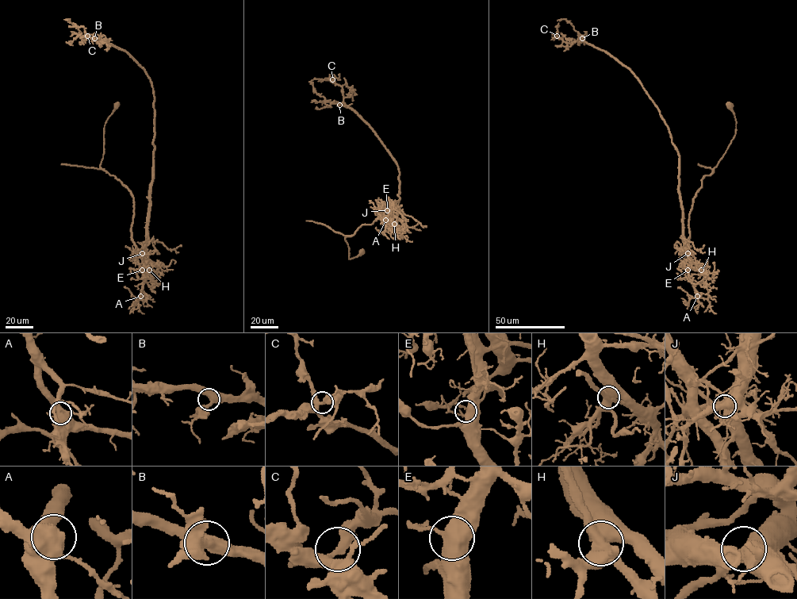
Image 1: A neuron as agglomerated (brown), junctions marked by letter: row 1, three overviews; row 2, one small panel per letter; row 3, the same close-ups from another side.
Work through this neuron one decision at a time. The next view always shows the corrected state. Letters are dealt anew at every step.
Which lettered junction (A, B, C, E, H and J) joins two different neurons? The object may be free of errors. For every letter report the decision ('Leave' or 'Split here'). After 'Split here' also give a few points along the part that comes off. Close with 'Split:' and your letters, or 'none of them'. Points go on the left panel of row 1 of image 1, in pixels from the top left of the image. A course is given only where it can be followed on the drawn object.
A: Leave
B: Leave
C: Leave
E: Leave
H: Split here. Course of the part to remove: (149, 270), (132, 238), (132, 193), (100, 167), (104, 127), (117, 101)
J: Leave
Split: H

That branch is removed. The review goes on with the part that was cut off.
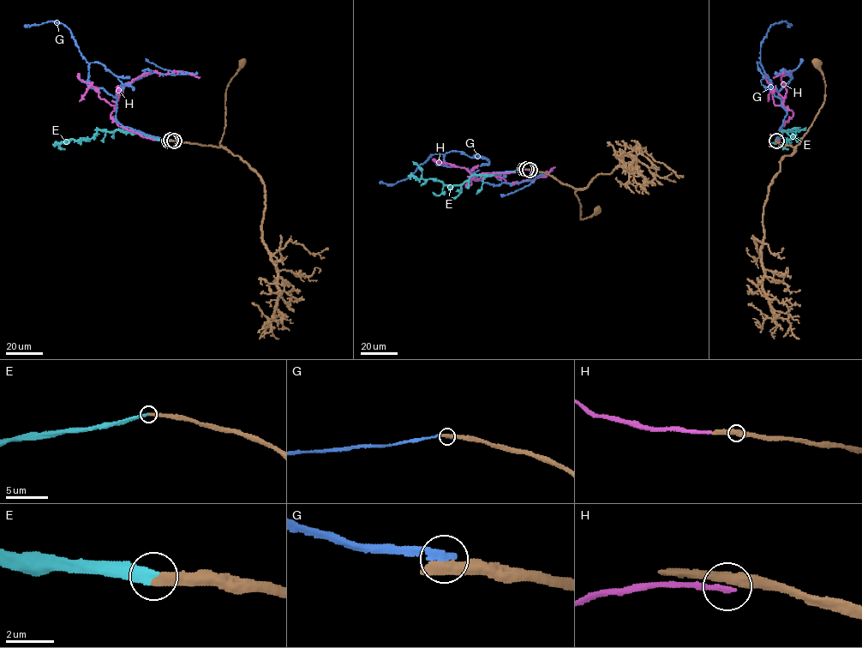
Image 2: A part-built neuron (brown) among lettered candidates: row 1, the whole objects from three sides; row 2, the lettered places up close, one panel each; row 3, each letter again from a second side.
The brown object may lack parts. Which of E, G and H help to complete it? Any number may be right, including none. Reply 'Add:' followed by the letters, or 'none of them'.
Add: E

